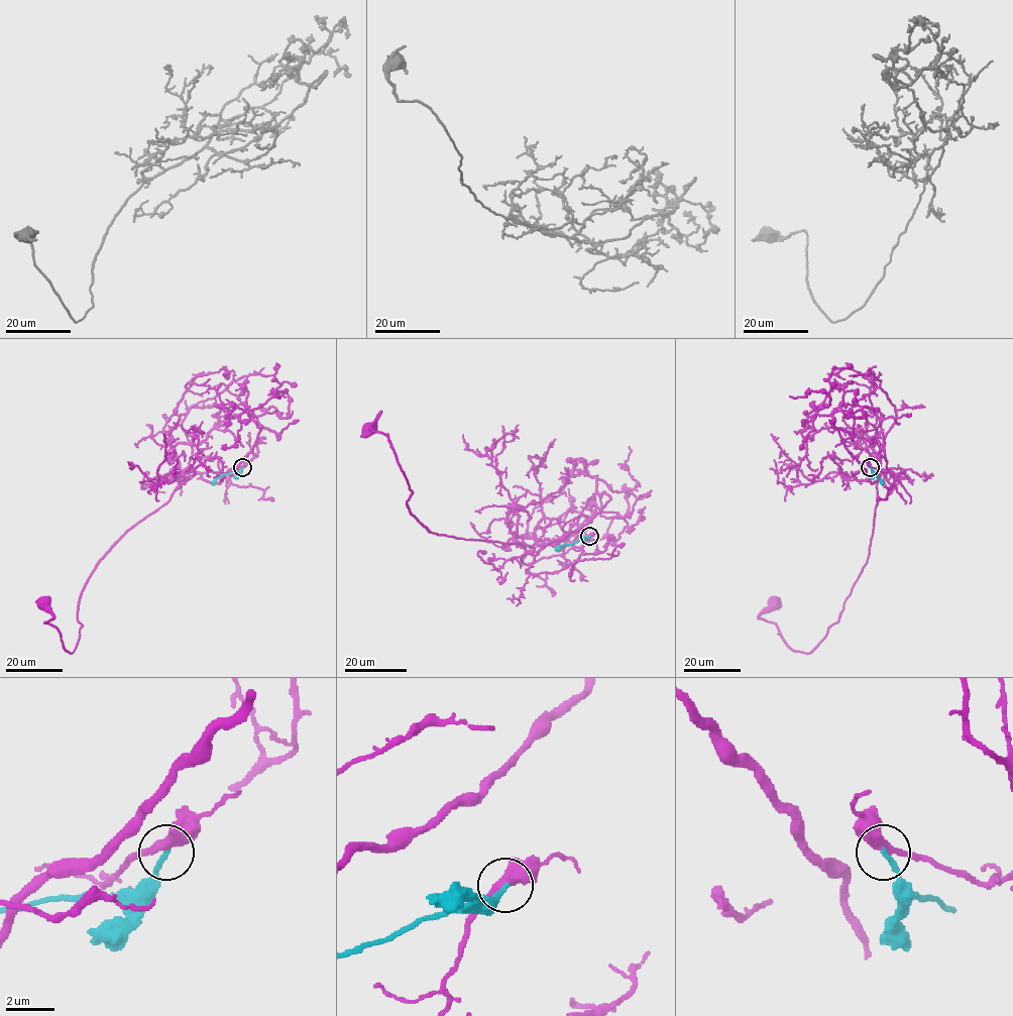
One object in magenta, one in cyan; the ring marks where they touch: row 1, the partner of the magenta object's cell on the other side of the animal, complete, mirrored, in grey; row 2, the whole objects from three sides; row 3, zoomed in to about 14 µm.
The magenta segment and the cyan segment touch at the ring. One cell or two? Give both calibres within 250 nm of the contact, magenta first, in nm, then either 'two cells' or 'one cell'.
calibres 400 and 220 nm; two cells

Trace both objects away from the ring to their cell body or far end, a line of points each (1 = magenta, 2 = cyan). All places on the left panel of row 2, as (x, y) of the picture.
1: (242, 467), (228, 479), (186, 469), (172, 497), (112, 547), (82, 591), (73, 652), (44, 623), (43, 601)
2: (242, 467), (238, 472), (221, 474), (212, 485)

